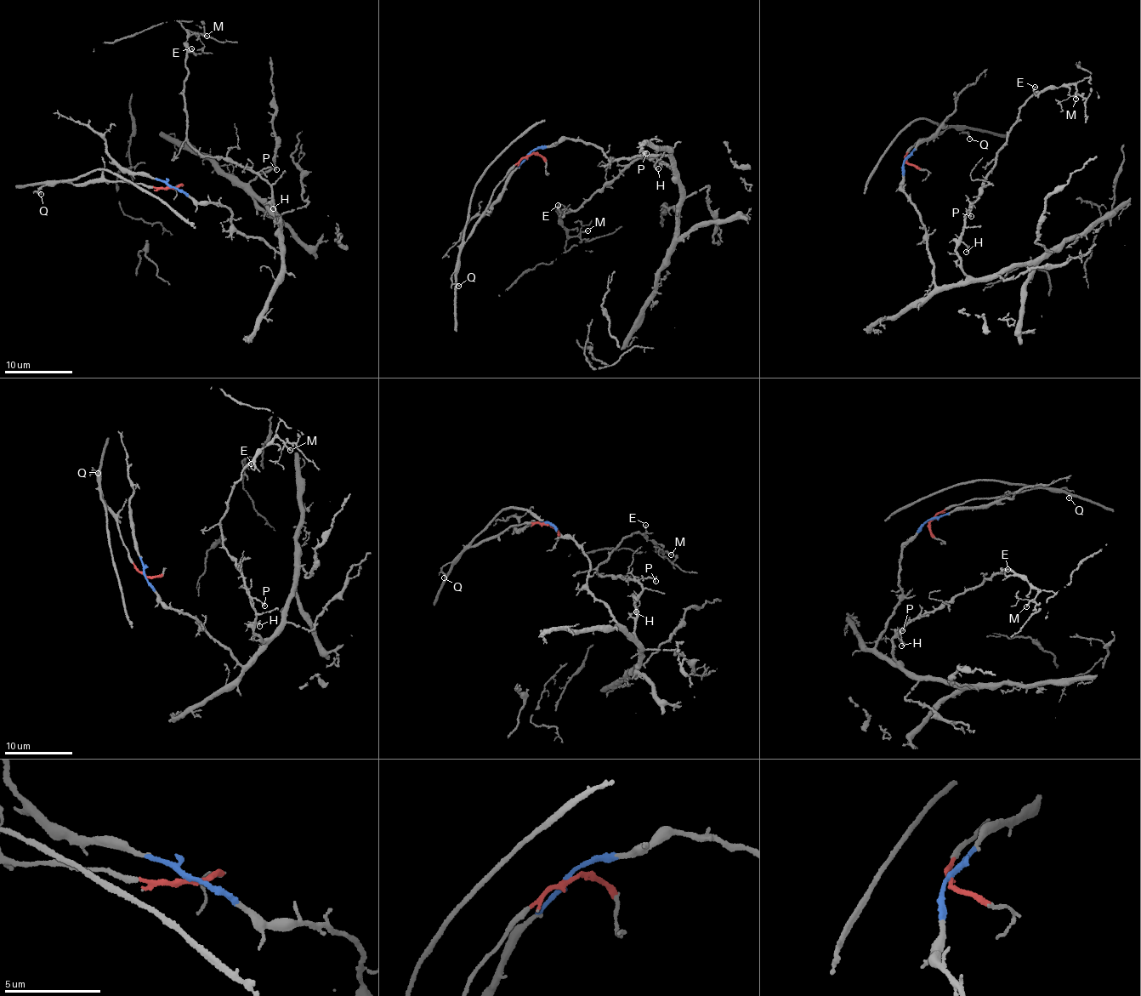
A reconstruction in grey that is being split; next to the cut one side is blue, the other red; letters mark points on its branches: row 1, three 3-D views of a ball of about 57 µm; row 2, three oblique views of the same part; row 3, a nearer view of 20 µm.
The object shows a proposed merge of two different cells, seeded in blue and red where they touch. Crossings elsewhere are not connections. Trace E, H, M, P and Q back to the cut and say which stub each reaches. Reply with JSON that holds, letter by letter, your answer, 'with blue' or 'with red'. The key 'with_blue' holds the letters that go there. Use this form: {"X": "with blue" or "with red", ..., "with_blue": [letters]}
{"E": "with blue", "H": "with blue", "M": "with blue", "P": "with blue", "Q": "with red", "with_blue": ["E", "H", "M", "P"]}

